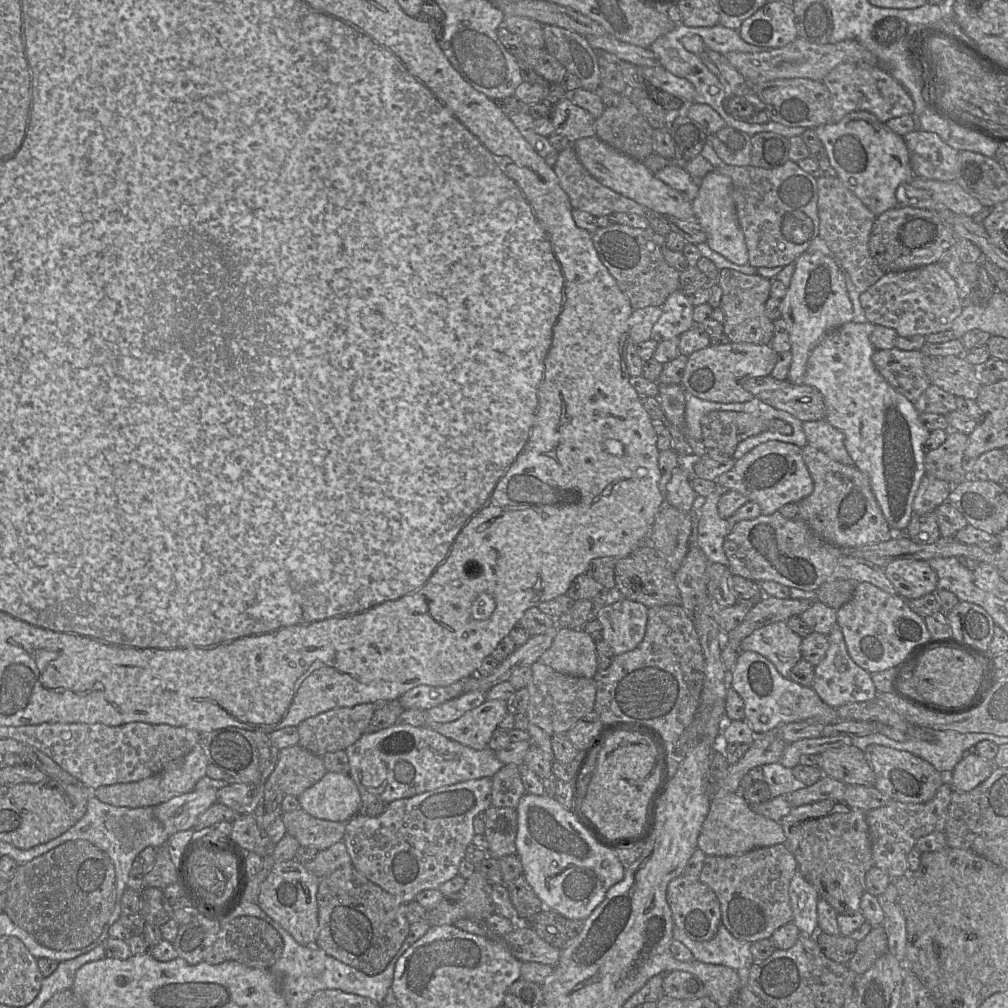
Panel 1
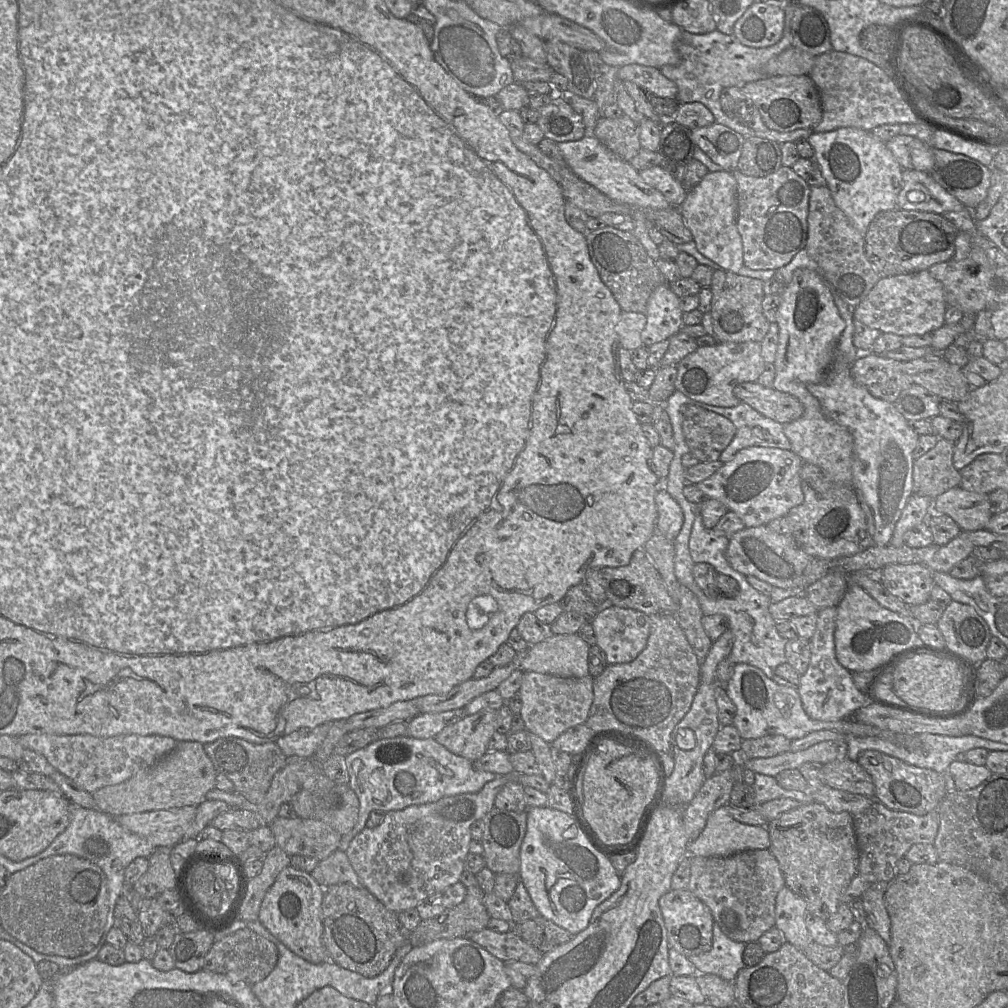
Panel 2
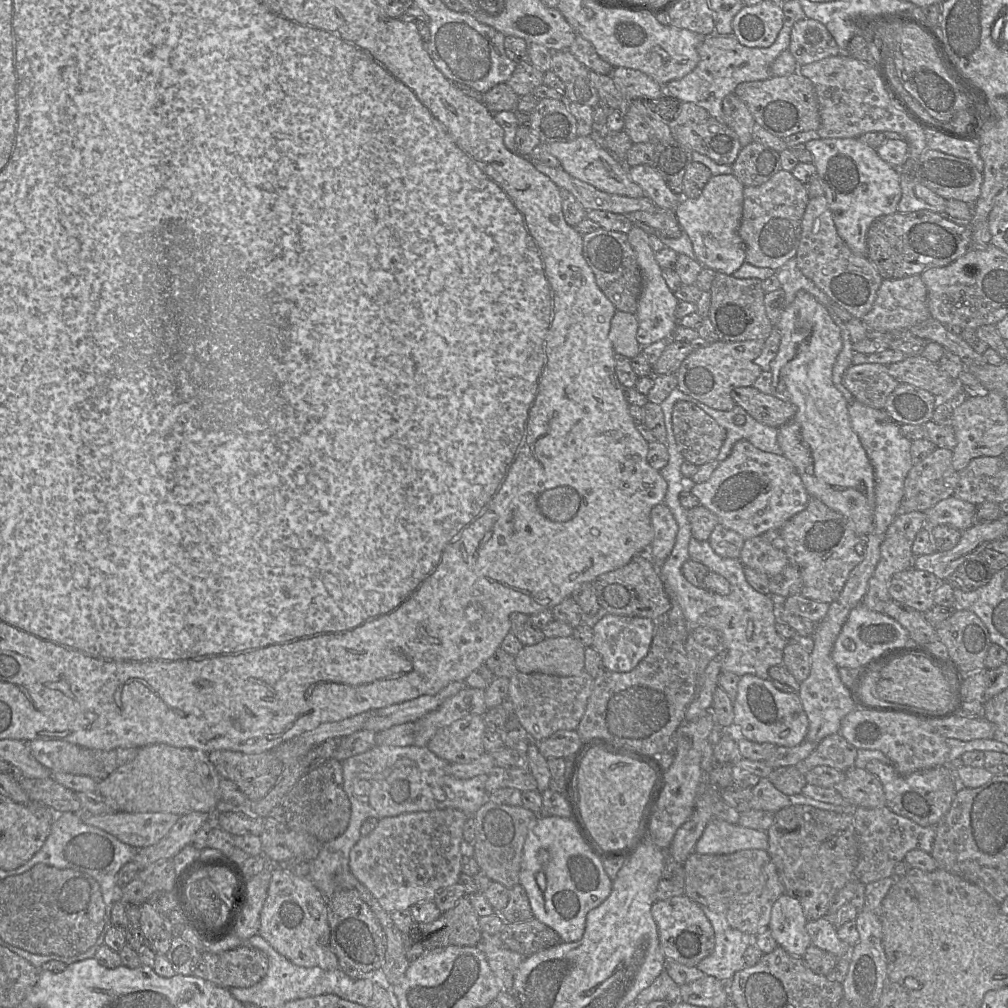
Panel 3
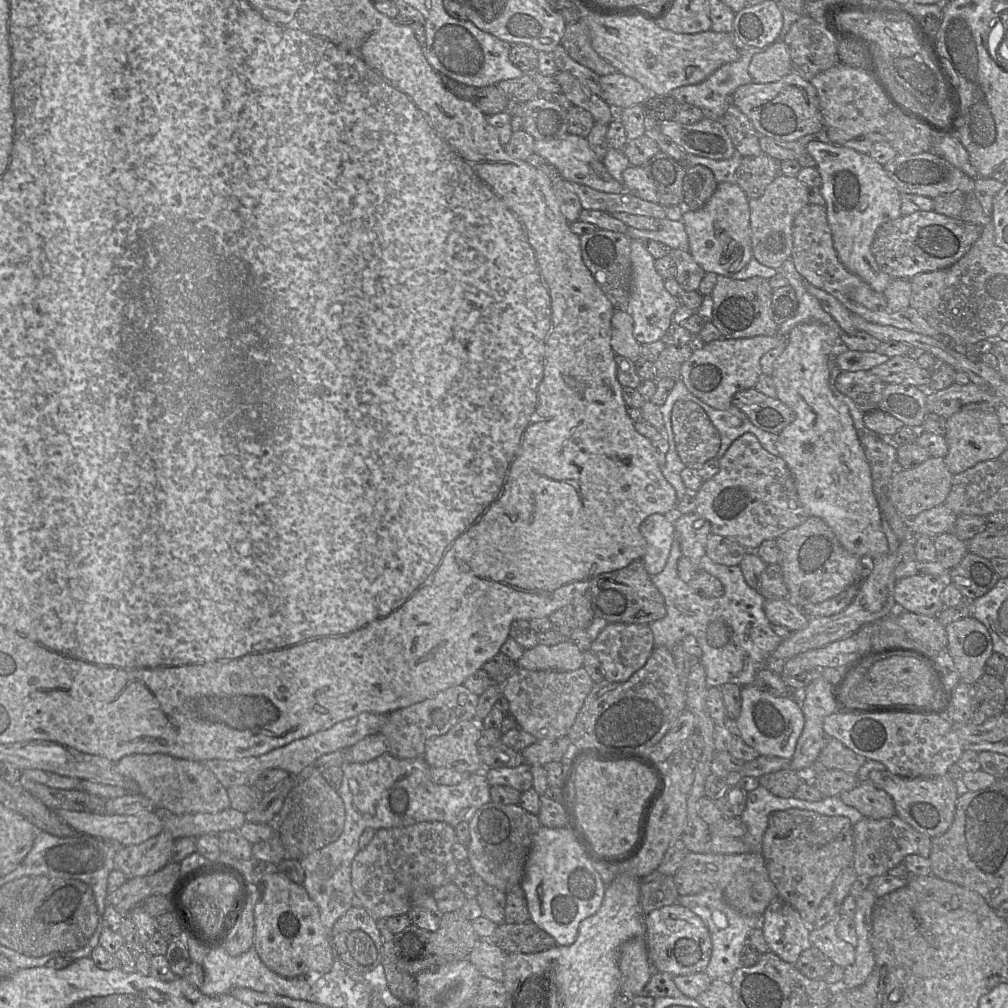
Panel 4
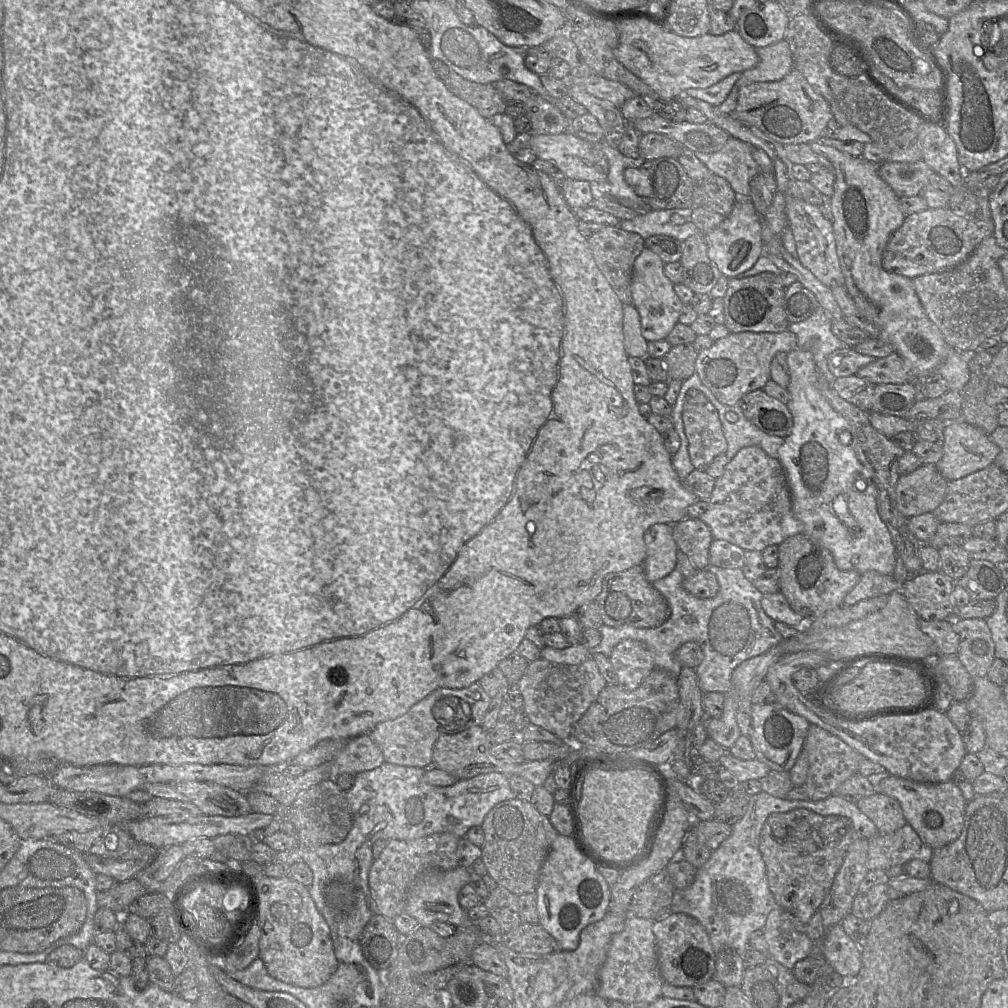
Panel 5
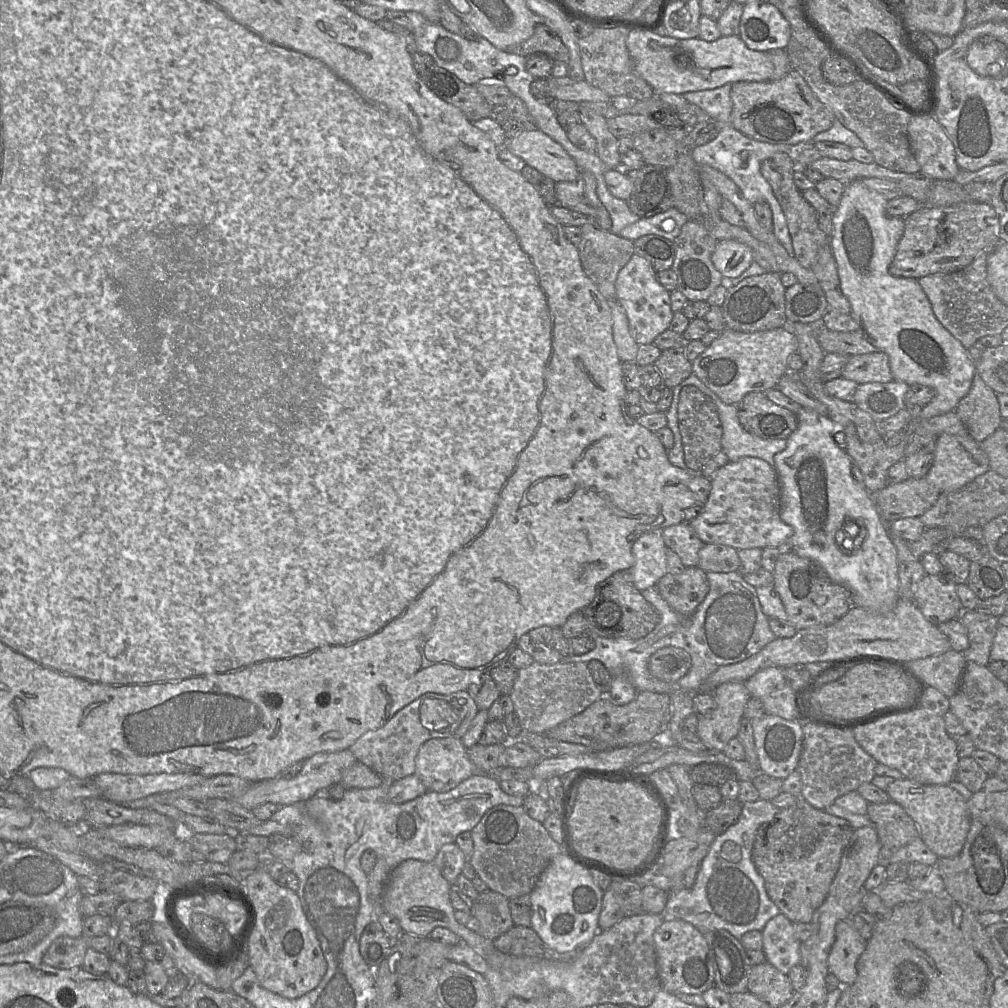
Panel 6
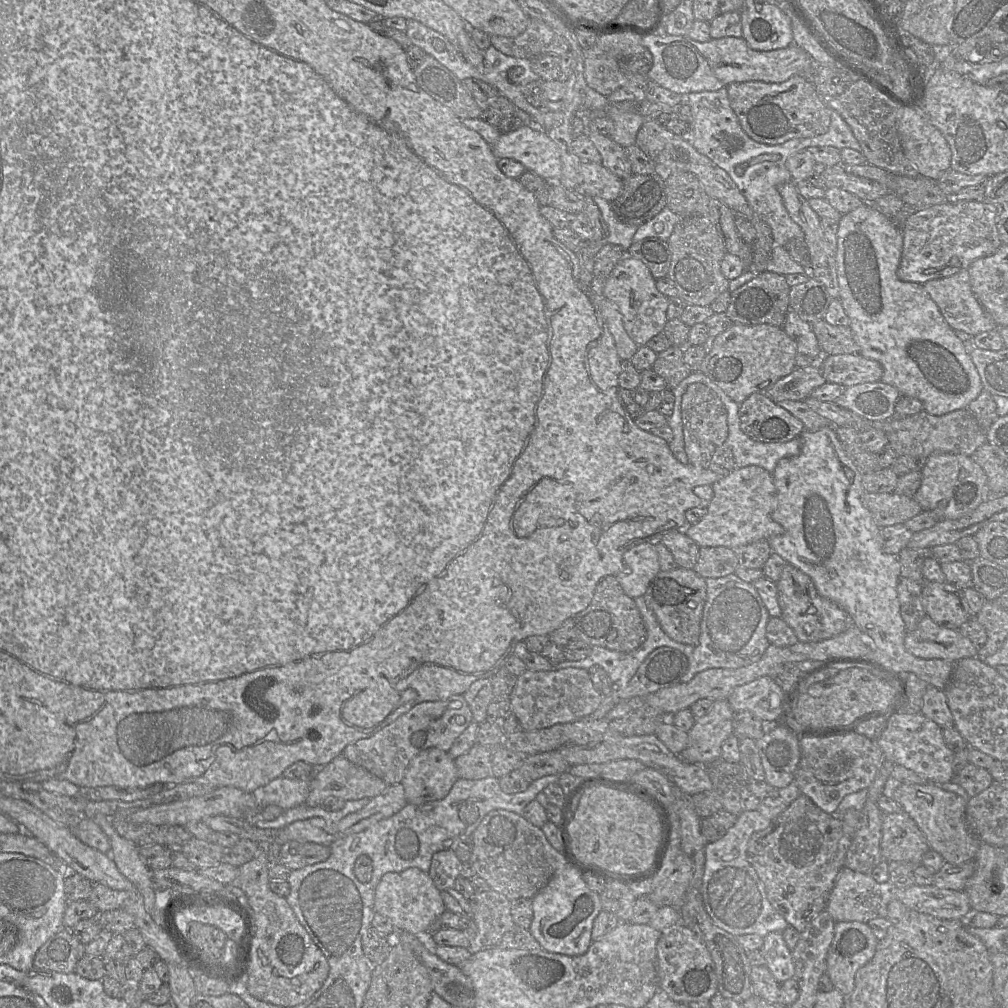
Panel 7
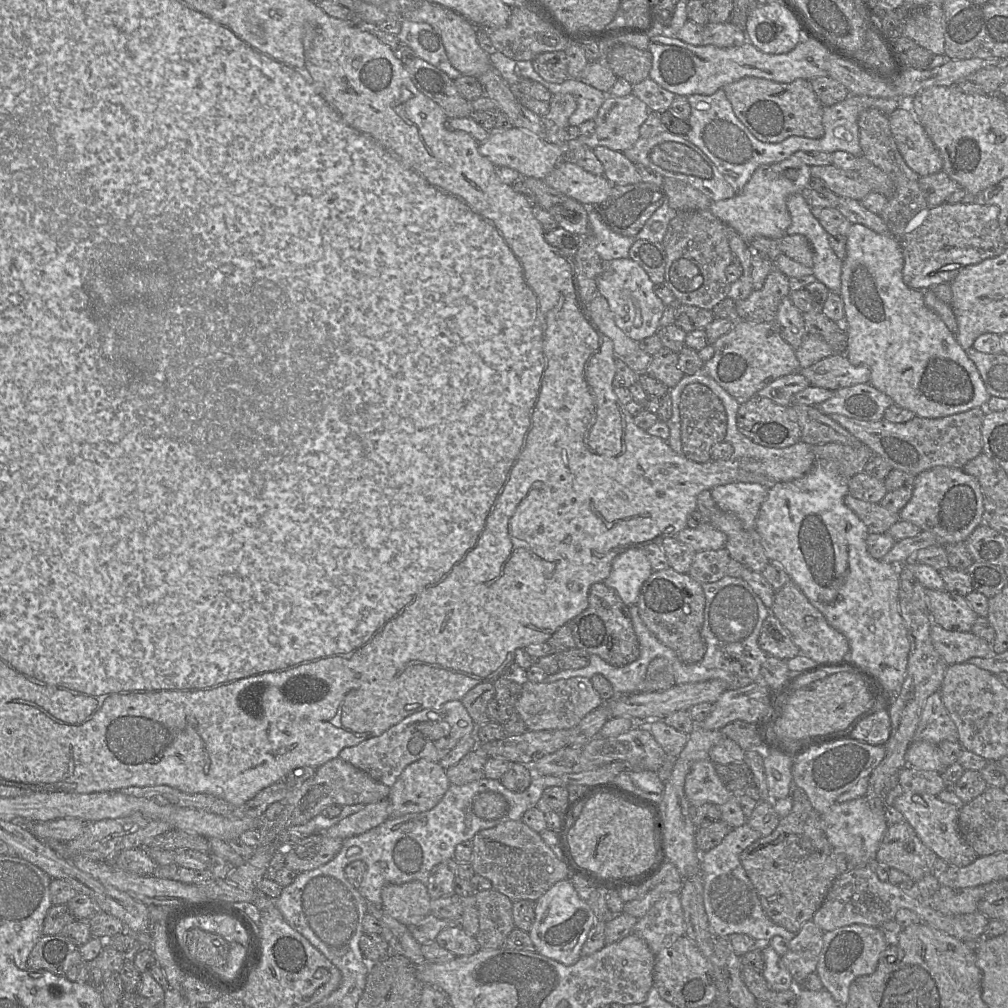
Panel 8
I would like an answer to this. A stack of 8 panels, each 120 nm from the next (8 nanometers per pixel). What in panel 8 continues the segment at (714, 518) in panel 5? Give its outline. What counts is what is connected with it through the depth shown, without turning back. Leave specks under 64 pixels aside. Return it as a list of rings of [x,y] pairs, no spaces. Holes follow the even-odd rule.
[[[730,483],[711,490],[717,506],[734,514],[747,530],[756,529],[756,519],[769,488],[759,483]],[[702,521],[696,528],[686,527],[676,535],[676,539],[690,546],[695,552],[719,550],[725,547],[727,536]]]

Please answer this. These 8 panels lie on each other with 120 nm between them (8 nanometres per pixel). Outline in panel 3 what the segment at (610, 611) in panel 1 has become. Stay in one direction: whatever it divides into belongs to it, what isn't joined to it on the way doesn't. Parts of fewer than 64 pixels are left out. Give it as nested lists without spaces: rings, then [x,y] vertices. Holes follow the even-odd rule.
[[[607,614],[593,626],[593,648],[601,655],[603,665],[611,672],[629,672],[648,654],[657,621],[643,617]]]

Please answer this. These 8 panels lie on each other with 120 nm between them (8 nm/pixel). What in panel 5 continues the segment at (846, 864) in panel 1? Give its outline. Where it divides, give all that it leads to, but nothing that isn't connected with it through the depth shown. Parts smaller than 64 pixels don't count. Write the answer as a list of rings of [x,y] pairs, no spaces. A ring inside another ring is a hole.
[[[805,808],[770,814],[760,834],[759,850],[777,904],[807,924],[819,910],[855,839],[852,821],[845,816],[822,816]]]

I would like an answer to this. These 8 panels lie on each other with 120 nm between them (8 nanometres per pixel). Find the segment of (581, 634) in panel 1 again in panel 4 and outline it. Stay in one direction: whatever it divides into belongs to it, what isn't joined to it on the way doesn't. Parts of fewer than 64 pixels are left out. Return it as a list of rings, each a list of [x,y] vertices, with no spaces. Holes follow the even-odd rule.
[[[569,639],[553,645],[540,645],[525,650],[517,667],[527,670],[568,672],[583,666],[583,652]]]

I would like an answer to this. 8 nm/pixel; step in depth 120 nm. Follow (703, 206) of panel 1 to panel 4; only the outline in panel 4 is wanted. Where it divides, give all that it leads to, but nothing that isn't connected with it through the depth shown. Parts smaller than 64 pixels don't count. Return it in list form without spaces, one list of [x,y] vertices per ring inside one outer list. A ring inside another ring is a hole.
[[[723,182],[703,208],[684,212],[682,221],[689,239],[689,252],[706,273],[732,277],[752,259],[749,200],[737,183]]]

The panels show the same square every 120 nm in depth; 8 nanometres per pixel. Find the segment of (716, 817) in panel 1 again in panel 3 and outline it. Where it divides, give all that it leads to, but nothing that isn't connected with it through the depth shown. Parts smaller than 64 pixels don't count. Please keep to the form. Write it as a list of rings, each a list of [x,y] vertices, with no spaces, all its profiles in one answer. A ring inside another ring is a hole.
[[[712,819],[697,841],[694,851],[699,854],[727,855],[750,849],[767,851],[767,831]]]

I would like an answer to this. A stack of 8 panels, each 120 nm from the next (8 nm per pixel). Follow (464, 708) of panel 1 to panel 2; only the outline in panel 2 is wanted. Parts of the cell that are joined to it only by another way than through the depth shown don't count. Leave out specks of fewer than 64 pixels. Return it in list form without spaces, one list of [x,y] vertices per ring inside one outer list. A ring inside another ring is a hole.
[[[464,708],[440,712],[418,714],[408,721],[407,736],[416,739],[429,739],[441,732],[445,727],[453,725],[466,715]]]

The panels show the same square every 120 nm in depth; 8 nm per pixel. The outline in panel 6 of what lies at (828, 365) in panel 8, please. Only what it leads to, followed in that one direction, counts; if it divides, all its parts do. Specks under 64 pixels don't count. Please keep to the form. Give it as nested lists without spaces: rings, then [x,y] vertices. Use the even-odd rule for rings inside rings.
[[[884,352],[849,356],[842,378],[859,385],[871,382],[888,383],[894,380],[888,355]]]

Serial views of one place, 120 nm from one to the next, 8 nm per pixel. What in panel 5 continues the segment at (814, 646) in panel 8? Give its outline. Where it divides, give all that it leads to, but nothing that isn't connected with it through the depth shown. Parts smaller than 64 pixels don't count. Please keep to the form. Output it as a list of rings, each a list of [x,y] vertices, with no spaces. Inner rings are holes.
[[[804,533],[787,538],[778,545],[779,592],[790,607],[807,622],[843,605],[845,596],[860,580],[854,570],[839,570],[831,553]]]

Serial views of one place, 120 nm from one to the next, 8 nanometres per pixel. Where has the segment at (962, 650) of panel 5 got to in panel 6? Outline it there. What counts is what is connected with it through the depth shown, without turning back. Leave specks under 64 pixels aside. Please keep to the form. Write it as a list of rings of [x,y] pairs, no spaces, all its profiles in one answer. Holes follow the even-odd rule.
[[[965,610],[958,618],[968,632],[969,646],[963,652],[966,661],[987,666],[990,662],[990,651],[997,630],[996,616]]]

